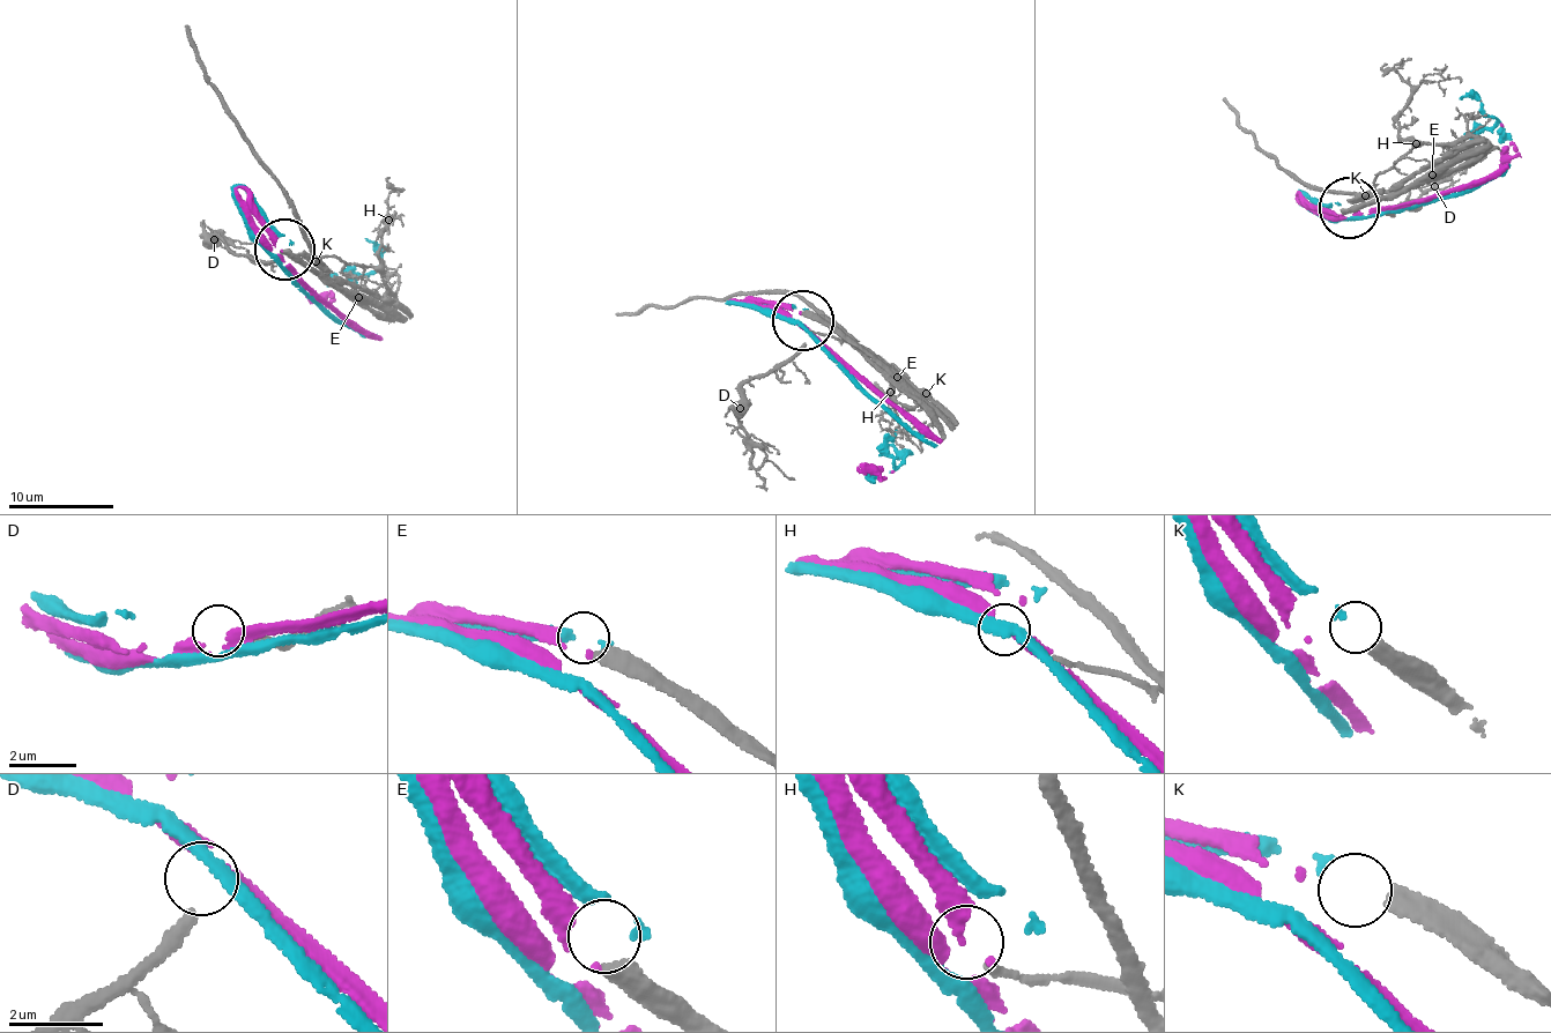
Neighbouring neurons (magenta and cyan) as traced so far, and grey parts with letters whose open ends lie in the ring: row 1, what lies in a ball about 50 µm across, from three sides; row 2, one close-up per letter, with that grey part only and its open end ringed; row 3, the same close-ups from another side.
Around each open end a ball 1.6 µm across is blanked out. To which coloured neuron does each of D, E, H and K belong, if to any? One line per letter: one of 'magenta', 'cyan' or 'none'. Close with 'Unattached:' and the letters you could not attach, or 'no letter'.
D: none
E: magenta
H: none
K: cyan
Unattached: D, H

